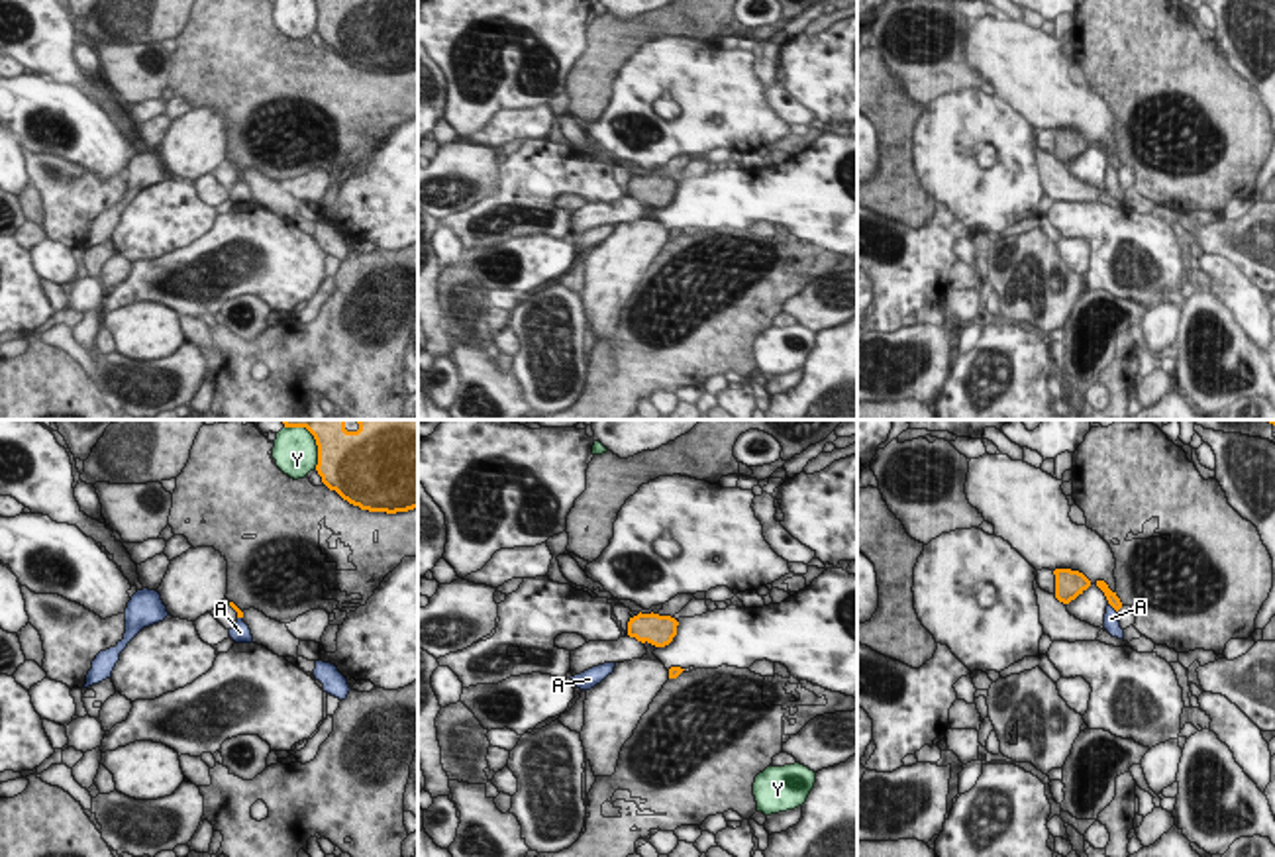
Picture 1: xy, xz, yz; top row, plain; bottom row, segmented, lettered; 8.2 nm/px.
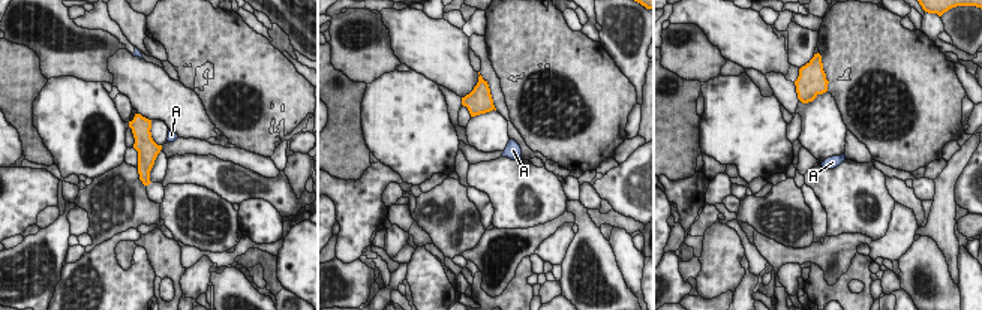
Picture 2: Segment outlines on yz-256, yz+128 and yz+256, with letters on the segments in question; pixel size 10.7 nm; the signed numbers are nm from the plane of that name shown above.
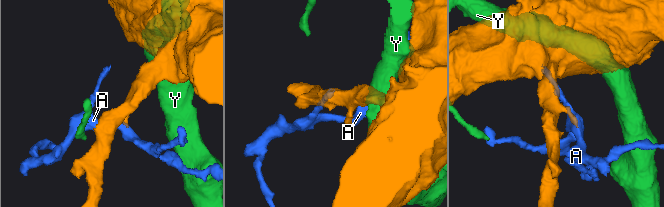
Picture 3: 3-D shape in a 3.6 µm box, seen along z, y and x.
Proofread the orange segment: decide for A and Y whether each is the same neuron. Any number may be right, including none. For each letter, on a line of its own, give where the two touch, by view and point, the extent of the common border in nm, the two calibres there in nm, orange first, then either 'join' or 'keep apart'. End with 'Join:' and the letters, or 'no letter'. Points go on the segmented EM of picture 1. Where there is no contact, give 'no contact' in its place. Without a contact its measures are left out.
A: contact yz (1113, 606); length 120 nm; calibres 90 and 130 nm; keep apart
Y: contact xy (314, 438); length 460 nm; calibres 380 and 360 nm; keep apart
Join: no letter

